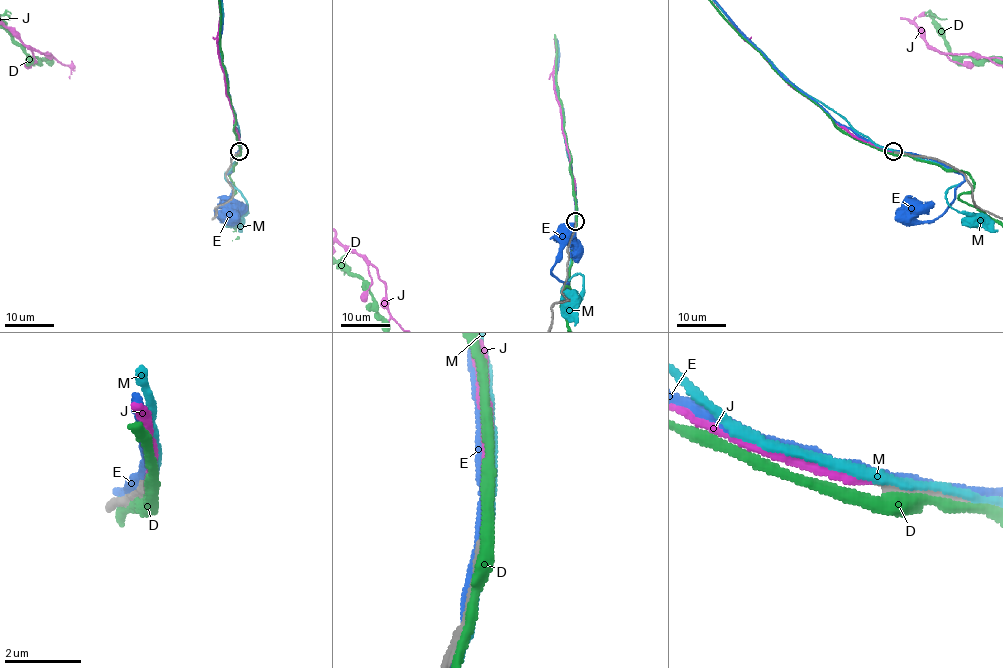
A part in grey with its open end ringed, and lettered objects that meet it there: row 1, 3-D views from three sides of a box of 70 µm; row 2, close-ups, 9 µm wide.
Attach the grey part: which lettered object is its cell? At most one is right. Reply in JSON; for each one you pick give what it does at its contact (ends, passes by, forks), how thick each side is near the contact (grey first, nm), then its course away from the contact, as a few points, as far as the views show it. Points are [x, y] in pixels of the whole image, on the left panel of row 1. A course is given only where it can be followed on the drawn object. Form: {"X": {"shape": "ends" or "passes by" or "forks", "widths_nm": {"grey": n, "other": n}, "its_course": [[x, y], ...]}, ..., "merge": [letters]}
{"J": {"shape": "ends", "widths_nm": {"grey": 240, "other": 240}}, "merge": ["J"]}

